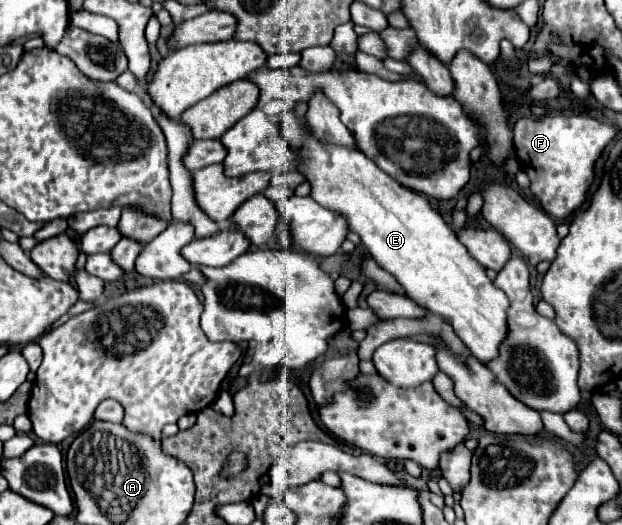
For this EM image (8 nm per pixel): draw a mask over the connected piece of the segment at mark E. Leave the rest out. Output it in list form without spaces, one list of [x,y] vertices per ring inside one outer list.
[[[292,111],[282,113],[282,135],[290,143],[290,147],[296,149],[300,155],[300,163],[296,169],[310,181],[312,185],[310,197],[324,209],[332,209],[332,213],[346,217],[350,229],[360,235],[362,245],[372,253],[376,263],[382,269],[386,269],[388,273],[392,273],[398,279],[398,283],[406,289],[408,297],[414,297],[418,305],[426,305],[430,313],[444,317],[452,325],[460,341],[470,349],[470,353],[480,363],[486,365],[494,357],[498,357],[498,349],[508,333],[506,311],[510,307],[510,301],[502,293],[502,289],[498,289],[488,279],[486,269],[468,253],[468,249],[458,241],[456,233],[430,207],[428,199],[422,193],[416,193],[396,183],[374,161],[370,161],[362,151],[320,143],[306,129],[308,127],[300,123]]]

